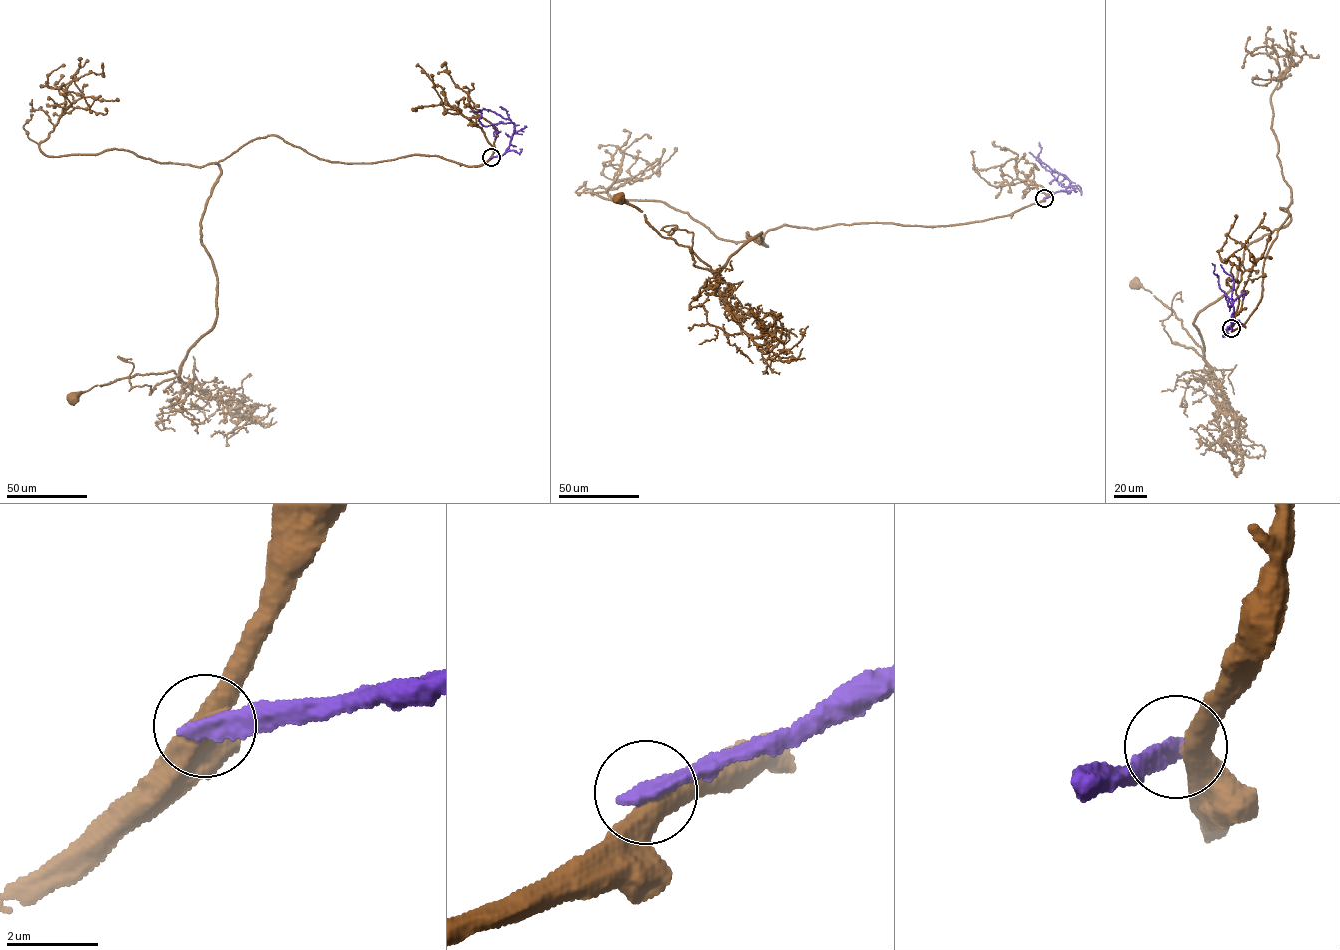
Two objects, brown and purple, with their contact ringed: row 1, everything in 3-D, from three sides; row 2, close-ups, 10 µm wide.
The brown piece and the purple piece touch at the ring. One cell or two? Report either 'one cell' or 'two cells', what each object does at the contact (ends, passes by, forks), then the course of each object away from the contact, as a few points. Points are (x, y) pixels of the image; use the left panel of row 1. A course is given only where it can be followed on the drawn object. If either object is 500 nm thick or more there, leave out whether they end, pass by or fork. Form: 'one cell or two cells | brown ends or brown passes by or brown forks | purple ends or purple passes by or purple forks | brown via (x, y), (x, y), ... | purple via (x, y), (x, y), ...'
two cells | brown passes by | purple ends | brown via (491, 157), (329, 162), (273, 135), (251, 140), (216, 163), (202, 214), (213, 329), (177, 375), (73, 397) | purple via (491, 157), (504, 153), (514, 124), (483, 126), (478, 121), (481, 113), (478, 110)

